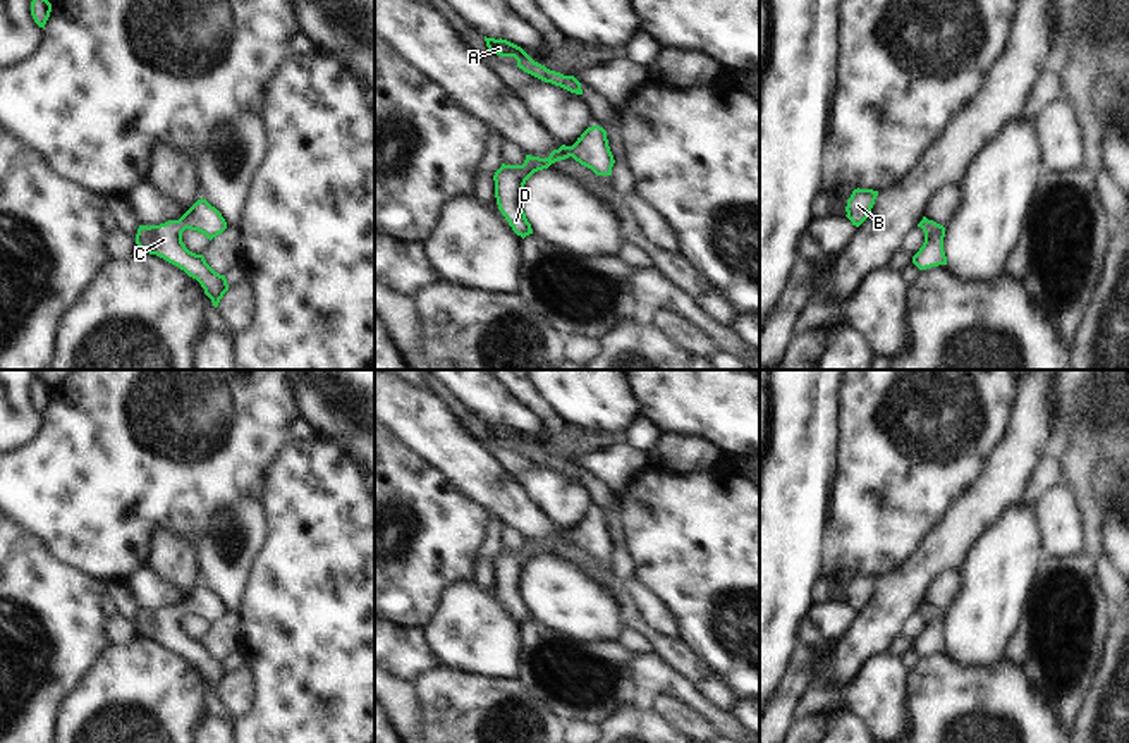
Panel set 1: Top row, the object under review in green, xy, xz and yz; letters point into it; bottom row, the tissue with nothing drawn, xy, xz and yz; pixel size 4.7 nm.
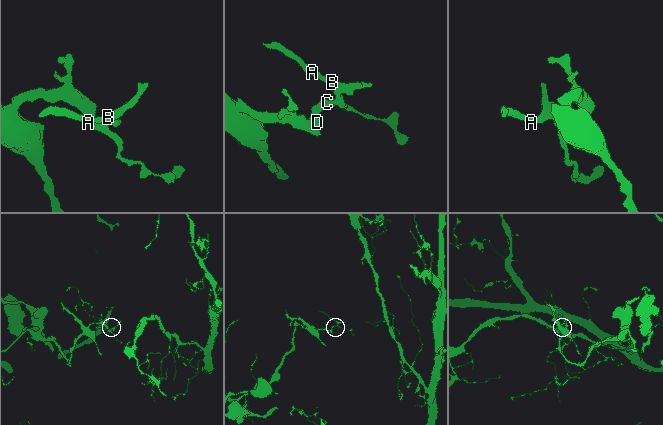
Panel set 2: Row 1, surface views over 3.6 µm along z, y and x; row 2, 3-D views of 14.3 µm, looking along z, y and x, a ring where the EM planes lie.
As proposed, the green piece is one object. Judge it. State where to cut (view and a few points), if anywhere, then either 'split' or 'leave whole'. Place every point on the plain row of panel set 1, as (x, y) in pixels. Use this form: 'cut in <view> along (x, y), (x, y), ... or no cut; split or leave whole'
no cut; leave whole

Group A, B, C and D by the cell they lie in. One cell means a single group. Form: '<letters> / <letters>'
A B C D

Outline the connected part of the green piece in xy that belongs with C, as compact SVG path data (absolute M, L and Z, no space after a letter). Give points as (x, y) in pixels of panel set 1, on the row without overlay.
M201 583L179 605L150 612L139 611L136 629L139 635L167 645L196 664L217 693L229 676L227 664L217 659L203 640L196 640L186 633L182 628L186 614L198 616L211 626L227 614L227 607L215 592Z

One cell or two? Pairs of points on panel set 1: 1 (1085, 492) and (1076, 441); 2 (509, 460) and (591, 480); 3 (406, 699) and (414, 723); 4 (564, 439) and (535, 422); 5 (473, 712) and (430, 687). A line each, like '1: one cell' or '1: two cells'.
1: one cell
2: two cells
3: one cell
4: two cells
5: one cell

